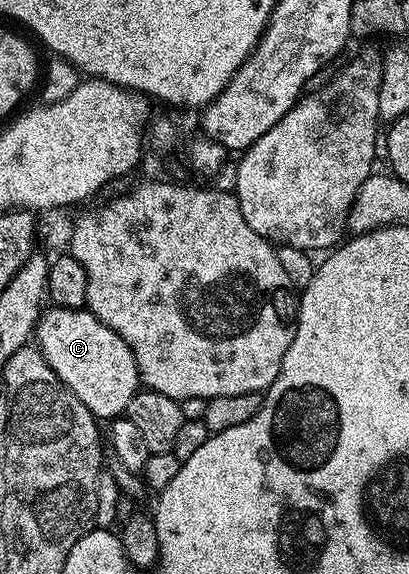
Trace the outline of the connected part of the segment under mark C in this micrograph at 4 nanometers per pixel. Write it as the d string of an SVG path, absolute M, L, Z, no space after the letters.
M50 306L42 310L41 318L37 321L35 343L59 381L70 387L75 397L79 397L79 401L83 401L83 405L87 405L87 409L99 421L112 421L128 412L131 397L135 397L142 386L141 374L137 368L135 353L131 353L127 341L123 341L123 337L119 337L115 329L103 325L103 321L96 319L87 309L76 311Z

